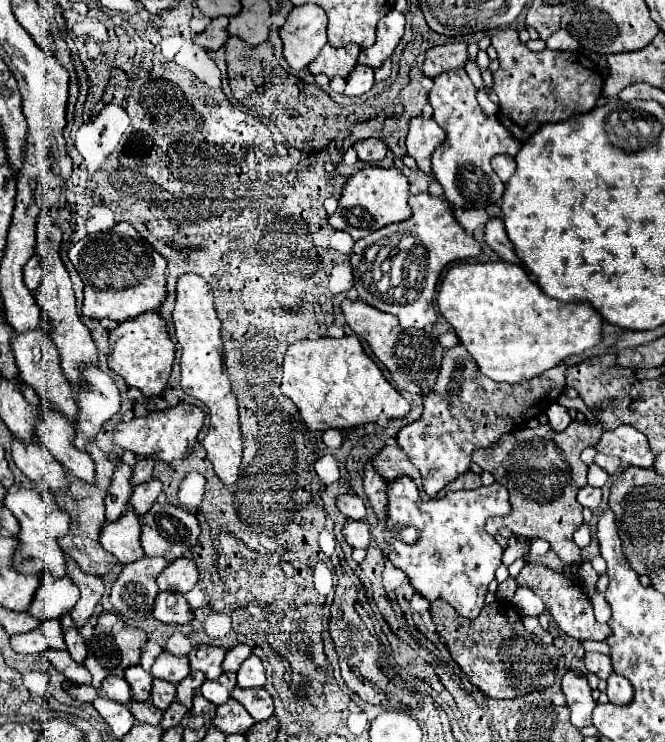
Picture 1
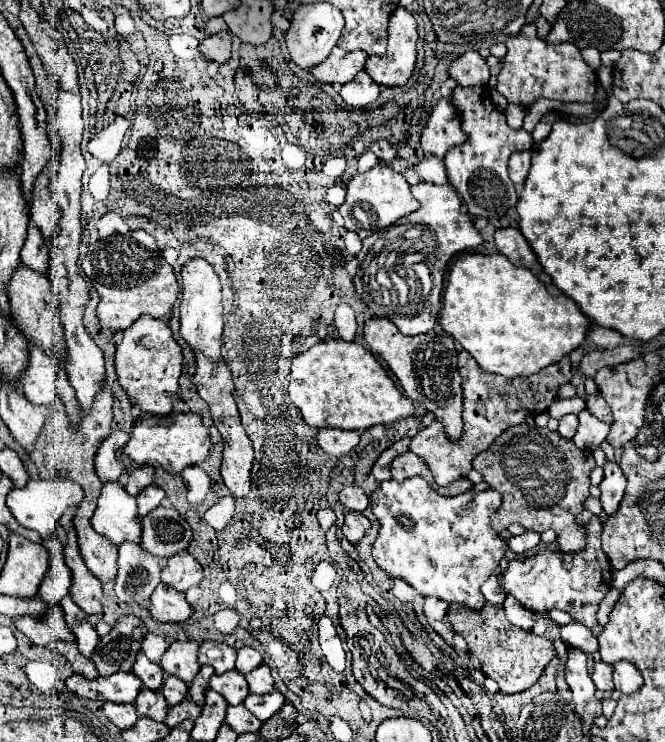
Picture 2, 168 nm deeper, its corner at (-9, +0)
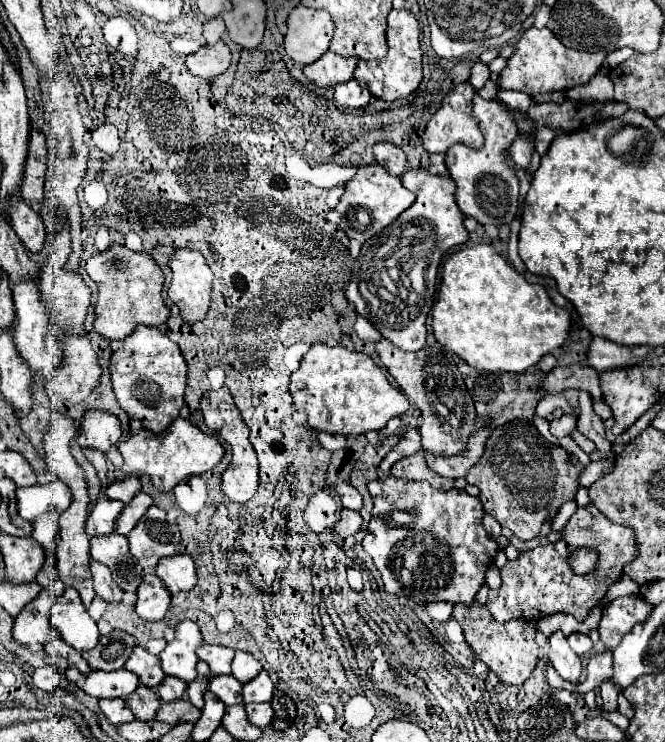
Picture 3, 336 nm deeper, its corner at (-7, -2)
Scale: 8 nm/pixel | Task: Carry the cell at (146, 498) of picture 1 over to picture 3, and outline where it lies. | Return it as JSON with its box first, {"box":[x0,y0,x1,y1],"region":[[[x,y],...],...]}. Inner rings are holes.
{"box":[115,492,153,536],"region":[[[145,492],[135,494],[135,498],[121,510],[119,518],[115,520],[115,532],[127,536],[135,528],[135,524],[139,522],[139,518],[147,512],[147,508],[151,504],[153,504],[153,500]]]}

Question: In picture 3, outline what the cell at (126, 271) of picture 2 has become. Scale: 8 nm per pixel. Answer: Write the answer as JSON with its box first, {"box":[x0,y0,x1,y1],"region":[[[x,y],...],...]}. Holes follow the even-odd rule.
{"box":[85,246,169,340],"region":[[[111,246],[107,252],[91,256],[85,272],[97,284],[95,304],[95,332],[107,340],[125,340],[135,326],[161,326],[169,318],[169,308],[161,298],[163,272],[155,260],[145,252],[131,252],[125,246]]]}

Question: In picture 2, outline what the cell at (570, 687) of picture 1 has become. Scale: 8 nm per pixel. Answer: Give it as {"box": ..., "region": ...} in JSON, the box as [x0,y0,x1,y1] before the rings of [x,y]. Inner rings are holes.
{"box":[565,648,601,724],"region":[[[577,648],[569,650],[565,680],[569,684],[569,690],[573,692],[575,712],[581,716],[581,722],[593,724],[593,720],[601,714],[601,702],[595,698],[597,688],[587,672],[587,656]]]}

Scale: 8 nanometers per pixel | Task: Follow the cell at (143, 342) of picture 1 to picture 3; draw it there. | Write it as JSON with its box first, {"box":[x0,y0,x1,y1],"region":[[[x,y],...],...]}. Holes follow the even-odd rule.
{"box":[109,326,187,434],"region":[[[137,326],[133,334],[121,342],[119,350],[113,352],[109,372],[119,406],[131,420],[139,420],[143,428],[161,434],[179,416],[187,386],[187,364],[179,346],[161,330]]]}

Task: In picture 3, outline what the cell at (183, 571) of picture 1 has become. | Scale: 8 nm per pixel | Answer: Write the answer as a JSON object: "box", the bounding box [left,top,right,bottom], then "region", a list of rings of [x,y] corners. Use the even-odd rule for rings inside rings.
{"box":[155,554,197,594],"region":[[[177,554],[171,558],[161,558],[155,574],[161,578],[169,594],[187,592],[197,584],[195,562],[187,554]]]}

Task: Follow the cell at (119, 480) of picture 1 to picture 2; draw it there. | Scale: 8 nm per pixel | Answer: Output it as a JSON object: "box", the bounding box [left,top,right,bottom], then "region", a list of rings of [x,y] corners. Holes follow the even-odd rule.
{"box":[95,432,129,484],"region":[[[111,432],[99,446],[97,450],[97,458],[95,458],[95,470],[99,480],[105,484],[109,480],[113,482],[121,482],[121,478],[127,476],[125,466],[121,462],[121,454],[123,454],[123,446],[127,444],[129,434],[125,432]]]}

